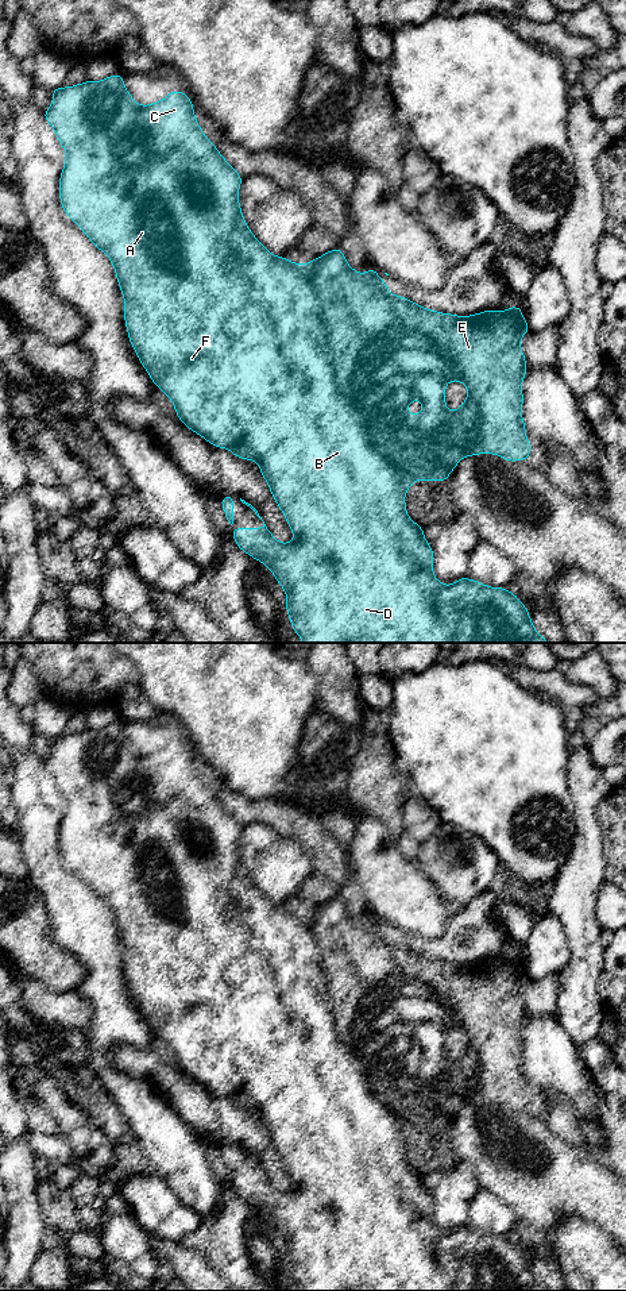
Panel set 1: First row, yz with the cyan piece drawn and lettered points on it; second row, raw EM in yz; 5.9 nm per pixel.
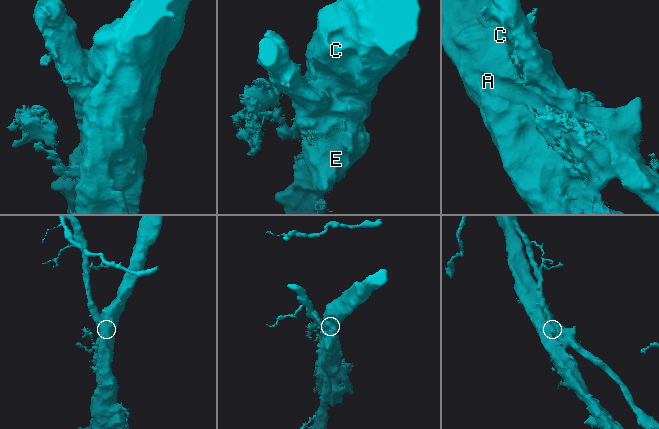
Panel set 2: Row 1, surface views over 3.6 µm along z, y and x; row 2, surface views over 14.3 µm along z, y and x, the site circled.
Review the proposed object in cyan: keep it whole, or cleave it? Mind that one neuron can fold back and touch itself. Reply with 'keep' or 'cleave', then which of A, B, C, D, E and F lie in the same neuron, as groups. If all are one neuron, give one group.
cleave; A B C D F / E

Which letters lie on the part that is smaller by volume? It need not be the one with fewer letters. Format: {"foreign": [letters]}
{"foreign": ["E"]}

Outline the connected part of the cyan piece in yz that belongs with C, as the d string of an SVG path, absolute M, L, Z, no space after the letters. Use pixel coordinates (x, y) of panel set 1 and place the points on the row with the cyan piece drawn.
M112 74L103 81L88 80L67 88L58 86L53 89L51 97L53 103L49 109L43 111L43 116L66 153L59 176L61 207L112 262L124 298L128 339L136 357L152 384L171 400L177 417L183 425L209 444L227 448L240 459L259 463L260 474L294 535L291 543L277 542L264 521L262 528L232 527L231 533L239 550L262 562L285 590L286 613L291 621L291 629L302 643L549 643L534 631L528 608L513 591L501 586L490 587L468 577L463 577L449 586L434 578L432 546L424 536L424 528L406 513L405 493L410 490L413 481L441 481L444 483L453 467L447 467L433 451L414 451L411 462L390 462L370 443L360 415L337 388L332 352L326 340L325 320L340 305L339 292L331 292L322 305L309 280L308 267L304 263L275 257L255 238L241 215L239 203L243 177L204 135L196 120L190 96L173 89L163 100L139 105L125 89L123 74Z

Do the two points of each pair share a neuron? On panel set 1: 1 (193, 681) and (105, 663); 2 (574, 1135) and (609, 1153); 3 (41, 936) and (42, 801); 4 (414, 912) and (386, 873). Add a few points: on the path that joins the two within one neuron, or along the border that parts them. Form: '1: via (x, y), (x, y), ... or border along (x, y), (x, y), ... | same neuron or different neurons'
1: border along (126, 656), (138, 670), (138, 683) | different neurons
2: via (582, 1143), (601, 1153) | same neuron
3: border along (27, 877), (42, 894), (51, 923) | different neurons
4: via (410, 902), (390, 882) | same neuron

